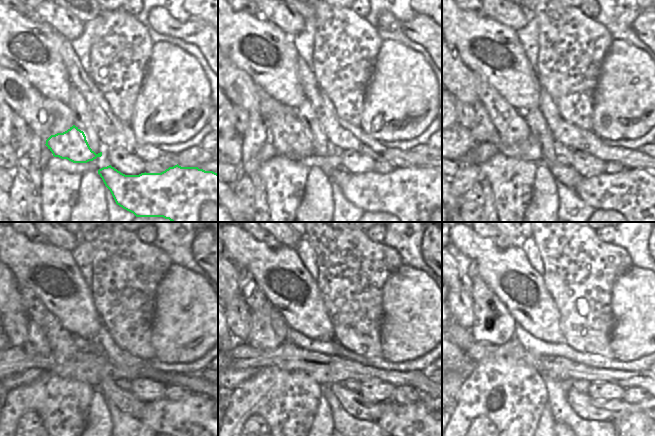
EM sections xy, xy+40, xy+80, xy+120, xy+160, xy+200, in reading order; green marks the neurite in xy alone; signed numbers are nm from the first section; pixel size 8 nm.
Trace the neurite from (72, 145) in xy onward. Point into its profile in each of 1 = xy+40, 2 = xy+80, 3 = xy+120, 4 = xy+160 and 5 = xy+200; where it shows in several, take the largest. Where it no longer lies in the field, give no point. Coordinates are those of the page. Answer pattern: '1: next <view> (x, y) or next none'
1: next xy+40 (287, 135)
2: next xy+80 (511, 127)
3: next xy+120 (60, 342)
4: next xy+160 (254, 297)
5: next xy+200 (468, 268)

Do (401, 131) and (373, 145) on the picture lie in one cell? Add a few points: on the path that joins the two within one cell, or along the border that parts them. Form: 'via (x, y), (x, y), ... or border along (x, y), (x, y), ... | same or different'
border along (360, 128), (380, 143) | different

